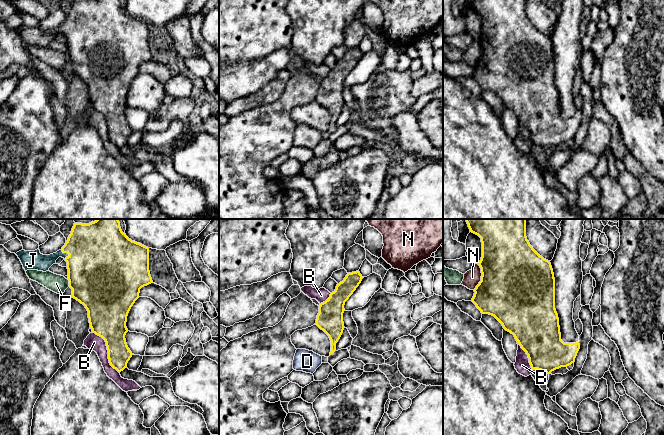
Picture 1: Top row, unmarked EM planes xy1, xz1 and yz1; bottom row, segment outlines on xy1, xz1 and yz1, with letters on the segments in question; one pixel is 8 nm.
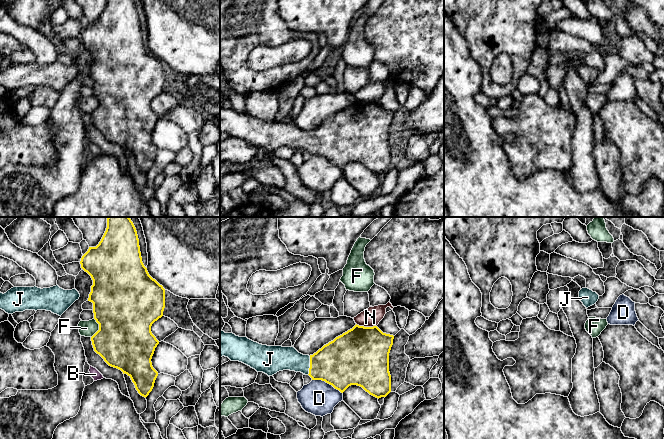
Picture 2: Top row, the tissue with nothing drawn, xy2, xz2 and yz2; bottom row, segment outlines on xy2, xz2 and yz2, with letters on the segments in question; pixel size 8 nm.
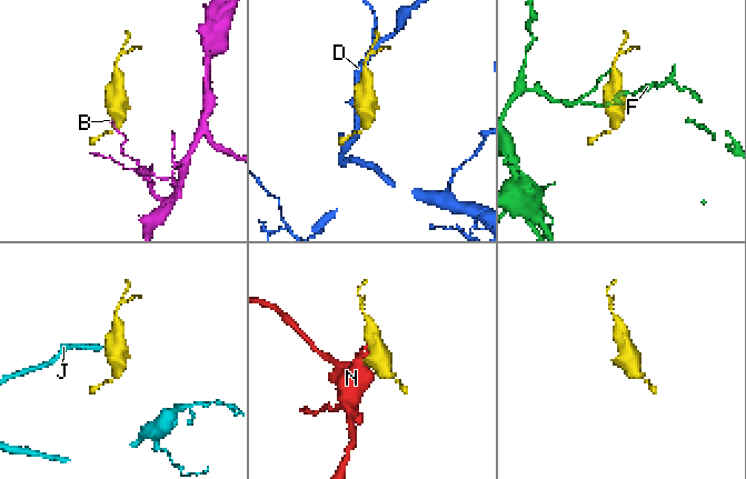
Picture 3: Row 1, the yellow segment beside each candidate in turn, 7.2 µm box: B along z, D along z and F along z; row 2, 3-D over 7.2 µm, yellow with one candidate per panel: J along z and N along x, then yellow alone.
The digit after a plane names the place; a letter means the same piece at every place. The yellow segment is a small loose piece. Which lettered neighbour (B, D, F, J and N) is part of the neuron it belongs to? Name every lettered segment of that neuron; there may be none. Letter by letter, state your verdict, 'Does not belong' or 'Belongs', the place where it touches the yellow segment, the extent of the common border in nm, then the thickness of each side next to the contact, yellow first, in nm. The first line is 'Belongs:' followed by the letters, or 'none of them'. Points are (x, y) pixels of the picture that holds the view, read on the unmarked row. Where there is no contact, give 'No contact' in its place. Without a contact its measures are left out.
Belongs: J
B: Does not belong. Touches yellow at xy1 (108, 127). Shared border 400 nm. Thickness 280 nm (yellow) against 130 nm
D: Does not belong. Touches yellow at xz2 (327, 158). Shared border 280 nm. Thickness 400 nm (yellow) against 280 nm
F: Does not belong. Touches yellow at xy2 (99, 104). Shared border 160 nm. Thickness 480 nm (yellow) against 130 nm
J: Belongs. Touches yellow at xz2 (310, 141). Shared border 150 nm. Thickness 380 nm (yellow) against 190 nm
N: Does not belong. Touches yellow at yz1 (481, 53). Shared border 220 nm. Thickness 500 nm (yellow) against 130 nm

